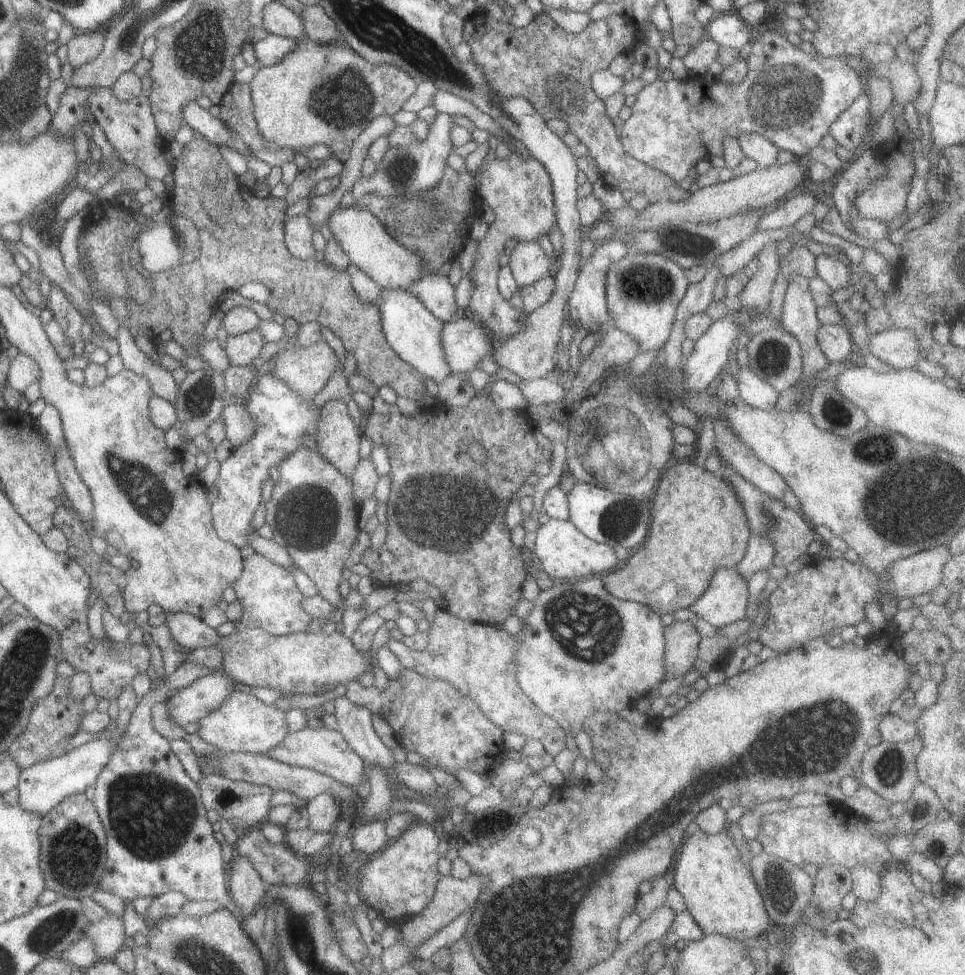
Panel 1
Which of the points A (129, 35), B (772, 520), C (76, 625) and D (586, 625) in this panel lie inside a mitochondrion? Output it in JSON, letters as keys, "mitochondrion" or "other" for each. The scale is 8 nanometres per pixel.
{"A":"mitochondrion","B":"other","C":"other","D":"mitochondrion"}

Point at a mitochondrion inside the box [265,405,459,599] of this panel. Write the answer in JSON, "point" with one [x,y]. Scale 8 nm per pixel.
{"point":[309,515]}

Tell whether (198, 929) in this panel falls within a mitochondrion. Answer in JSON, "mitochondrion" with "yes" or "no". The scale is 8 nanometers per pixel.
{"mitochondrion":"no"}

